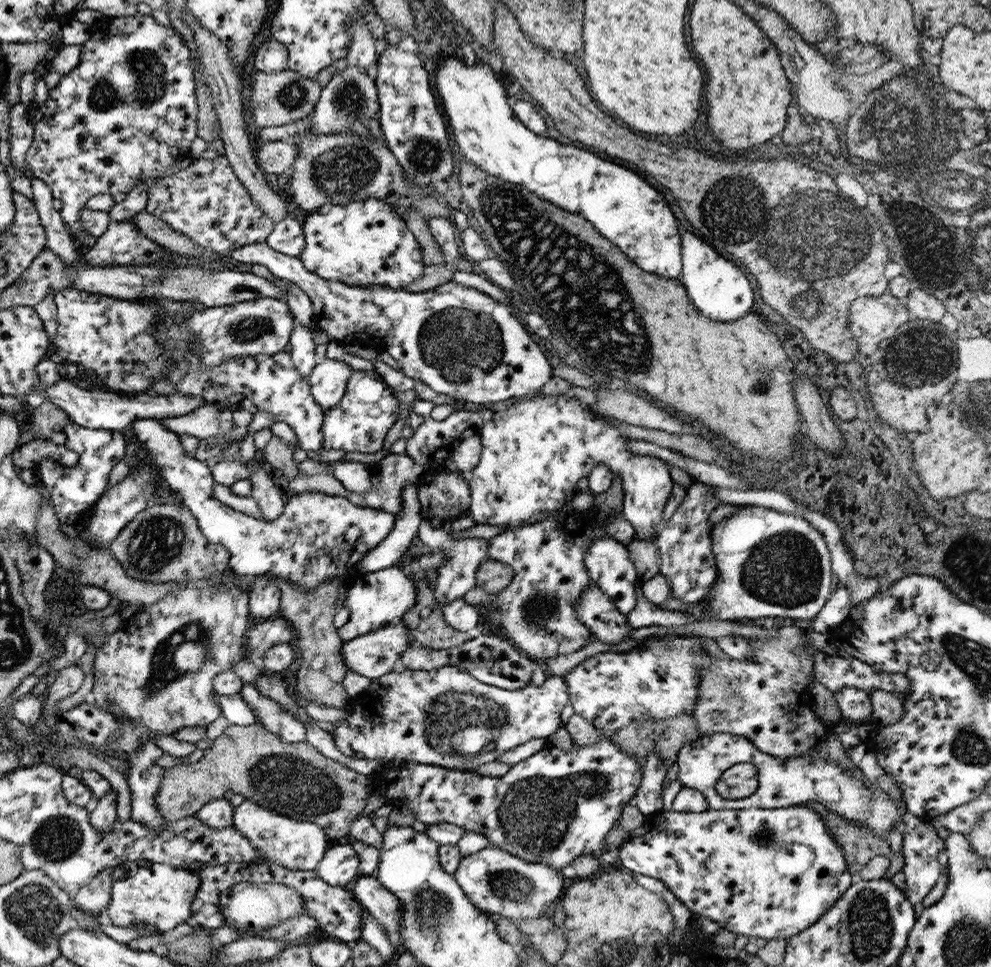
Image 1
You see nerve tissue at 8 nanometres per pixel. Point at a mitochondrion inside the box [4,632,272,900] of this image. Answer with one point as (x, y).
(57, 838)

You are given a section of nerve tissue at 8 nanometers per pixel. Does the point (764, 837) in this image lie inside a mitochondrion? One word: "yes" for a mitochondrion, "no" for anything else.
no

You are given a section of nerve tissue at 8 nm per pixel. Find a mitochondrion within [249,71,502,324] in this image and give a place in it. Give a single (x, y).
(337, 173)

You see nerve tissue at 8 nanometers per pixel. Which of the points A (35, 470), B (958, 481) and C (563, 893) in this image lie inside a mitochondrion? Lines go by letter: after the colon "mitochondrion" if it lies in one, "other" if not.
A: other
B: other
C: other

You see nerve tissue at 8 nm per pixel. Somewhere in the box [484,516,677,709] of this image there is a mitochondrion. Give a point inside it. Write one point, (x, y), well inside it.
(539, 608)

